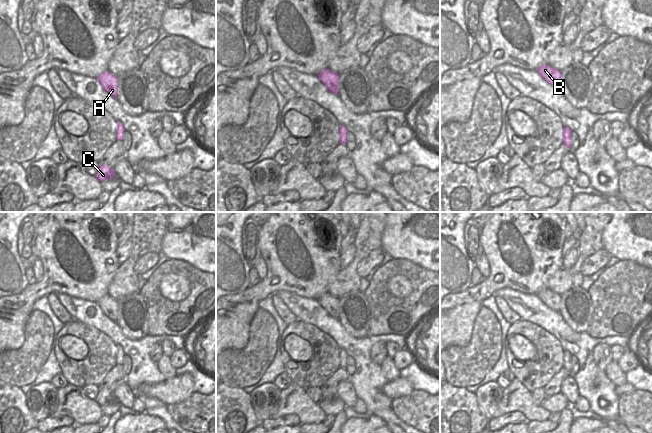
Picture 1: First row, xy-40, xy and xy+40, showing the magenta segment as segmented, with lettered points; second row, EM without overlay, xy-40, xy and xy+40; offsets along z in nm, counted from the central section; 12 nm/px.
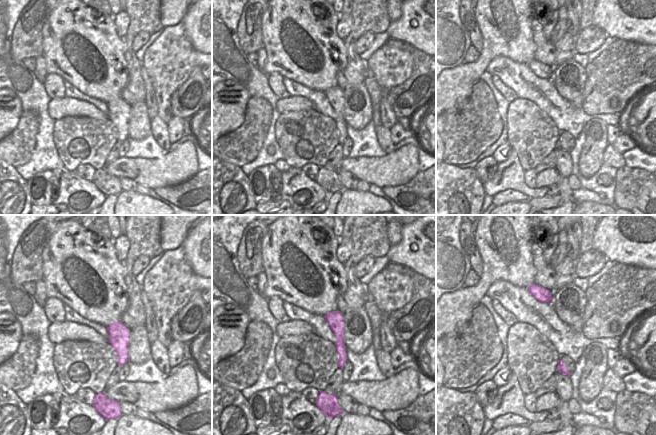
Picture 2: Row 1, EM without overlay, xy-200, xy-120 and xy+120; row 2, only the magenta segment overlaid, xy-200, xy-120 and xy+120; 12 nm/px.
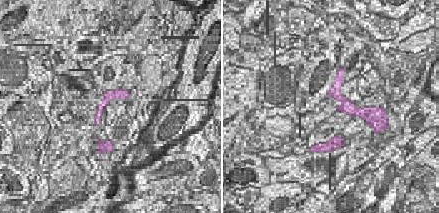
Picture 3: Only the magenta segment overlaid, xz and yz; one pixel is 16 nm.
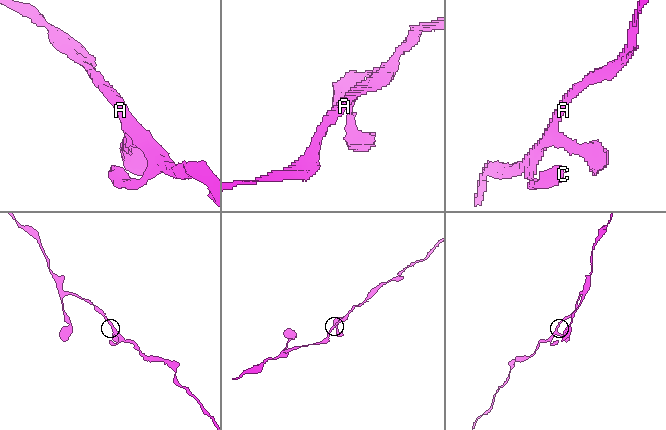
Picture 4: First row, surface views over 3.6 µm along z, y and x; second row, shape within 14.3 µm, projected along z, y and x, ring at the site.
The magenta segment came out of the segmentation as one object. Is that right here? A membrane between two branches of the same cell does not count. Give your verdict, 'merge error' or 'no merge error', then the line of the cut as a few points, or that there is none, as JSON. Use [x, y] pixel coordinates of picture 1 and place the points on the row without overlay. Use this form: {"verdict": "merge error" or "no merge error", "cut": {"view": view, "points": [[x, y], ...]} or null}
{"verdict": "no merge error", "cut": null}

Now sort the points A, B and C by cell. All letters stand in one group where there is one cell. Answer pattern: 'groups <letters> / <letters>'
groups A B C

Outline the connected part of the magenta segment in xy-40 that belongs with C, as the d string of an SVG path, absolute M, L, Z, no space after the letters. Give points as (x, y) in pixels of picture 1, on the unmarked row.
M99 389L97 398L95 401L101 406L108 403L112 403L116 398L113 395L113 392L110 392L106 389Z

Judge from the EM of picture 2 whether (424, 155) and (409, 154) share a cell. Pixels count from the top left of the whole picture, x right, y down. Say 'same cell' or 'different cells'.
different cells

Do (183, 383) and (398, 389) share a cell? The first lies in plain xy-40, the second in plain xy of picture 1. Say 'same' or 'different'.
same

